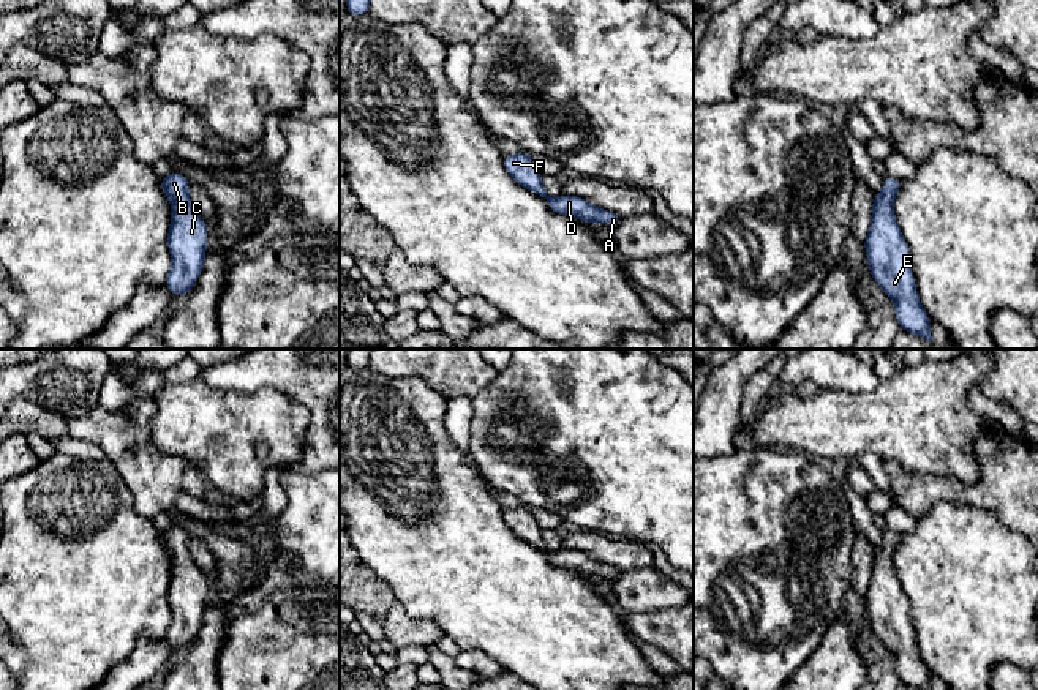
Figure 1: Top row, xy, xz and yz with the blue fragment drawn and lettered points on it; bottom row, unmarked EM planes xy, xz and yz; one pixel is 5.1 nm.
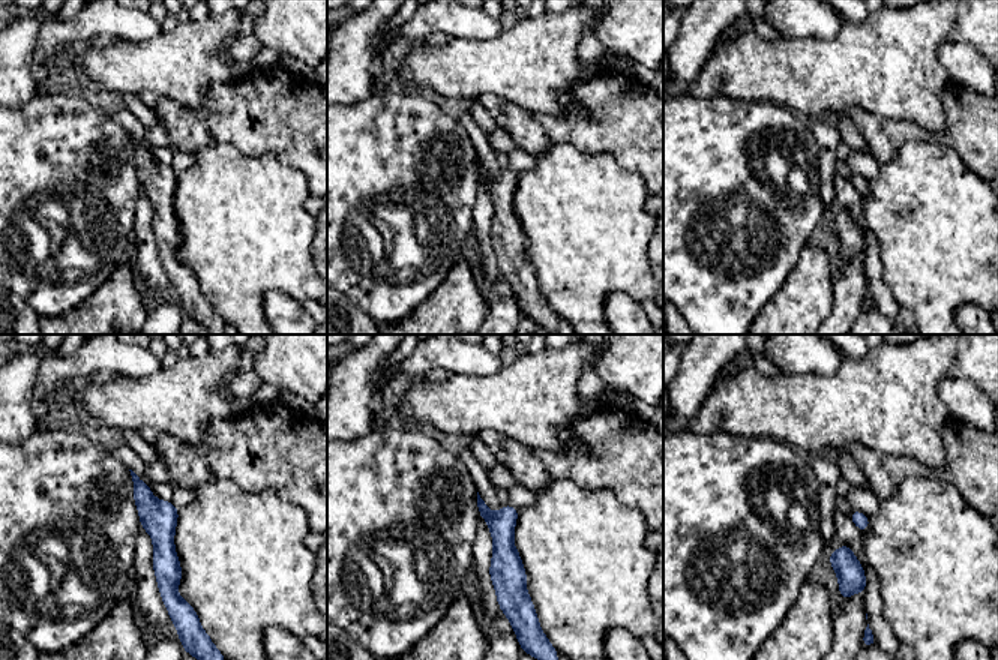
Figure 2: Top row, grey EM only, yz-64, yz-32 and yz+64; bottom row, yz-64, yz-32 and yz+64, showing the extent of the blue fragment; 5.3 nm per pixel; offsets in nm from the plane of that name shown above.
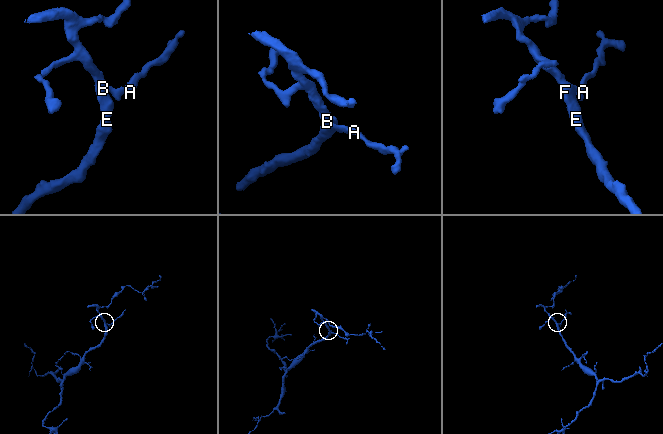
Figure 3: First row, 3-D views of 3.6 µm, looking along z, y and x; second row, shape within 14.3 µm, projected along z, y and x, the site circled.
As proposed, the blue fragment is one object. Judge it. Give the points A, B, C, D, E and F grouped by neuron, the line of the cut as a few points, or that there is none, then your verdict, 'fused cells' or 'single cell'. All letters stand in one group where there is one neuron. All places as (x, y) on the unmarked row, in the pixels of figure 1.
A B C D E F; no cut; single cell

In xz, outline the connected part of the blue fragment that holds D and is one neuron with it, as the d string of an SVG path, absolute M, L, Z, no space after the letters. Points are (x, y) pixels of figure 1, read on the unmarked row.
M523 505L518 508L506 508L504 513L506 524L512 529L512 532L529 543L531 546L545 551L548 561L559 568L578 572L588 578L602 576L607 579L618 578L622 572L613 565L597 562L591 559L588 554L577 549L558 549L548 551L547 545L542 538L542 529L537 524L536 518L529 507Z

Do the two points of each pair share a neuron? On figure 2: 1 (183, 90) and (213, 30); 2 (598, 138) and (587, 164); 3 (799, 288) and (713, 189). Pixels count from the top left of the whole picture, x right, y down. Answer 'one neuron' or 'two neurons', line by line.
1: one neuron
2: two neurons
3: two neurons

